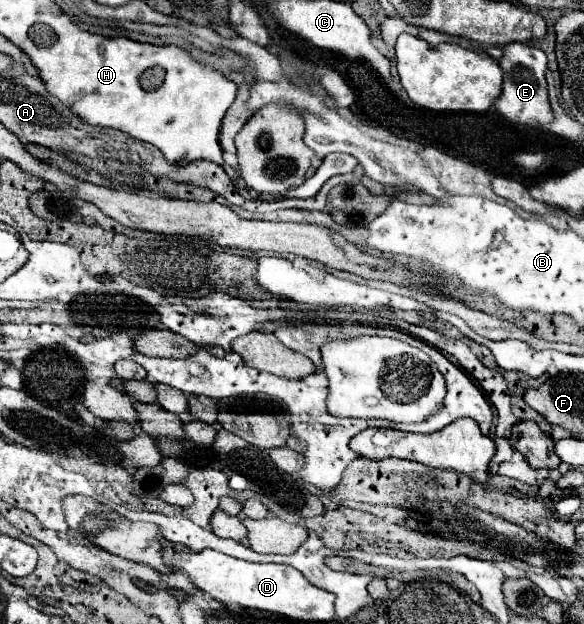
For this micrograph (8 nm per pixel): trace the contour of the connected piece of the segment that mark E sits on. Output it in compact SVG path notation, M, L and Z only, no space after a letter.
M509 43L505 45L505 53L499 59L499 65L505 73L505 79L503 79L503 93L495 101L495 109L511 123L525 127L539 127L553 121L553 111L551 105L547 103L547 81L545 81L547 55L541 49L525 43Z

